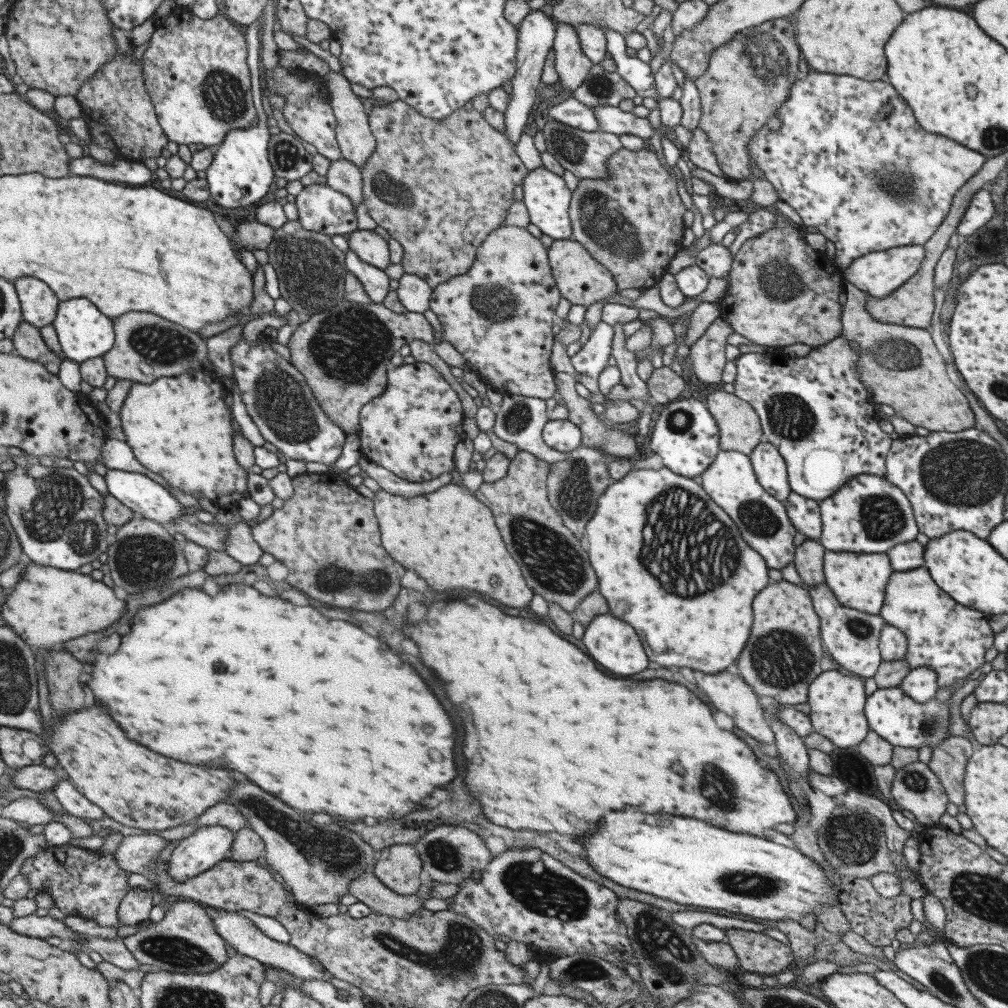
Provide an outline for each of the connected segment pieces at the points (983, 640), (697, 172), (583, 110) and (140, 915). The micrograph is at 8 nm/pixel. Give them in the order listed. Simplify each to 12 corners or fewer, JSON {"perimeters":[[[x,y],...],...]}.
{"perimeters":[[[923,567],[891,573],[879,616],[938,688],[983,665],[987,614]],[[699,167],[690,176],[713,186],[715,194],[750,200],[751,179],[732,181]],[[573,98],[550,106],[548,119],[597,132],[592,108]],[[134,887],[119,901],[123,926],[148,921],[151,892]]]}

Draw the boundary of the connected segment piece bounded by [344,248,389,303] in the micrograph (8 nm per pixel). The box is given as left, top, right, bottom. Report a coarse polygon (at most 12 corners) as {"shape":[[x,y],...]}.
{"shape":[[349,248],[346,270],[362,284],[373,303],[388,291],[382,270],[358,259]]}

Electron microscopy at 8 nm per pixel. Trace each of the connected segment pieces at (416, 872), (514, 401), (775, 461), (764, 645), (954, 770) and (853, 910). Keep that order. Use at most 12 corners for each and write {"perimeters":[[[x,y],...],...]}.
{"perimeters":[[[410,844],[381,850],[372,873],[401,896],[424,881]],[[504,393],[491,431],[549,464],[568,453],[543,442],[543,399]],[[762,440],[748,454],[758,483],[784,502],[790,495],[786,464]],[[781,579],[753,600],[737,660],[758,696],[803,704],[821,673],[808,591]],[[951,735],[931,749],[928,769],[948,802],[963,804],[964,768],[974,749]],[[868,879],[838,884],[850,930],[889,946],[914,919],[909,896],[884,898]]]}

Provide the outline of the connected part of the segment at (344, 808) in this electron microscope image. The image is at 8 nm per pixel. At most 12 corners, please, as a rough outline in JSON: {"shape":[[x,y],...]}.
{"shape":[[249,586],[139,610],[87,686],[297,810],[413,812],[453,718]]}

